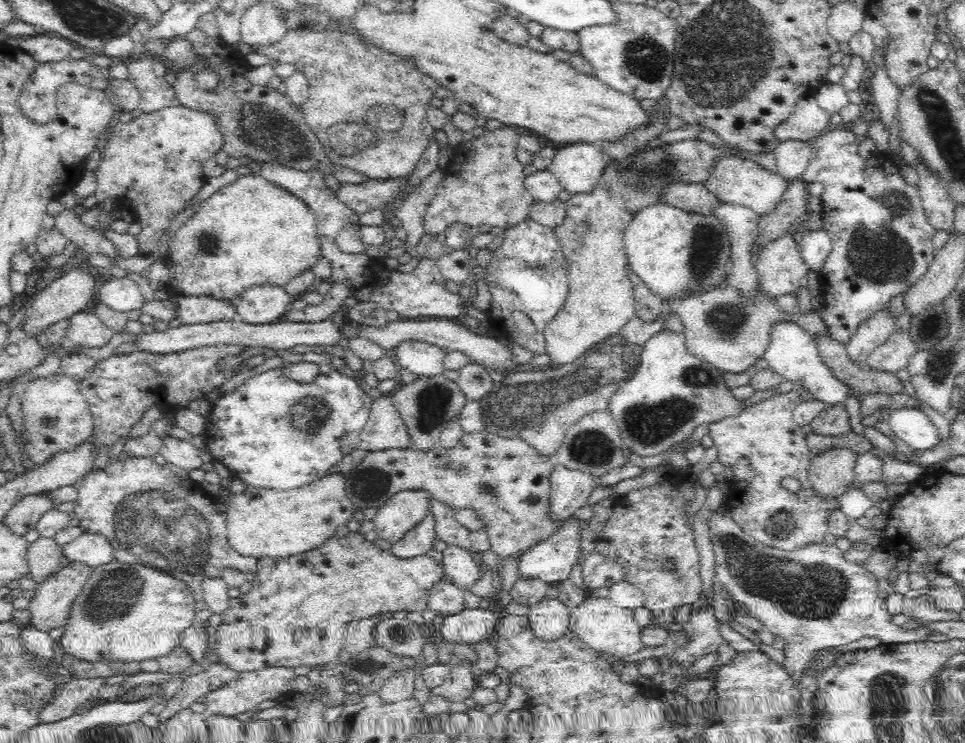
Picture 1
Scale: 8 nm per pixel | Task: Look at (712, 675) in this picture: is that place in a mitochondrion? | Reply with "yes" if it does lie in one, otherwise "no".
no

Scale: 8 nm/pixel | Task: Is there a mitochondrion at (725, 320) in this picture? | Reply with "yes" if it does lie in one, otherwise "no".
yes

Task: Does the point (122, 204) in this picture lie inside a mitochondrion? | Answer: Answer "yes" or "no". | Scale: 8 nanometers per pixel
no

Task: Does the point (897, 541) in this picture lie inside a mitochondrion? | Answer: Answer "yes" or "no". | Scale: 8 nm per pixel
no

